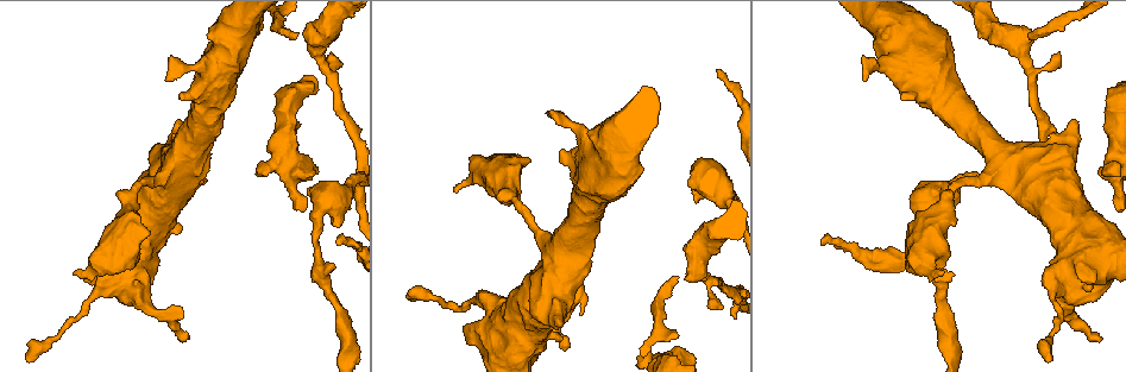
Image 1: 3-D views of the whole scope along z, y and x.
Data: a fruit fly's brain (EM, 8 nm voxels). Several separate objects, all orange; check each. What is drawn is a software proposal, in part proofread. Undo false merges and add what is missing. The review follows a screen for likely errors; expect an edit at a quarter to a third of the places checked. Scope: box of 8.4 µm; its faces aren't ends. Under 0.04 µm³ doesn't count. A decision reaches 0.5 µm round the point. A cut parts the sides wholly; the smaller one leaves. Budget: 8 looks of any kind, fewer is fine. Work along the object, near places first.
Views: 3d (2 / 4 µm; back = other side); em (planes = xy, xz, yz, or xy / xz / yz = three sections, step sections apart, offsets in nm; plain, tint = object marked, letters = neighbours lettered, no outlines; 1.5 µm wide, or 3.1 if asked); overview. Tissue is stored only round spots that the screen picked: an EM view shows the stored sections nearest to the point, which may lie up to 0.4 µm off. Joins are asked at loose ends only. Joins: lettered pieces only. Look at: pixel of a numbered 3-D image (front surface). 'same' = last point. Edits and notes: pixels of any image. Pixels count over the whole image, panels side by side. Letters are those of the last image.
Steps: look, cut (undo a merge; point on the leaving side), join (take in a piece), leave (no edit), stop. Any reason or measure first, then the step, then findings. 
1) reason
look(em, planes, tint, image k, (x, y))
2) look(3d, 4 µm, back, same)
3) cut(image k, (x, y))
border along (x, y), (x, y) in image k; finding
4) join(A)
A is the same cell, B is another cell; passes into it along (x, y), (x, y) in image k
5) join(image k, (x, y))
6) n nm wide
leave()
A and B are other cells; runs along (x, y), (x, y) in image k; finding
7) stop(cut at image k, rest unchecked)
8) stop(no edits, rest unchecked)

thick turns thin
look(3d, 4 µm, image 1, (132, 192))

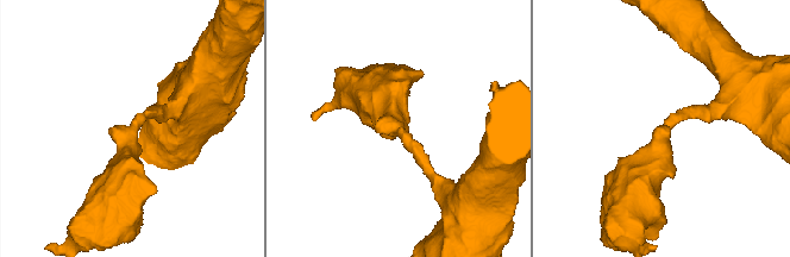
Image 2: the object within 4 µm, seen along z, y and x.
arms of 220, 440 nm; shape alone is not enough
look(em, yz, step 8, tint, image 2, (137, 124))

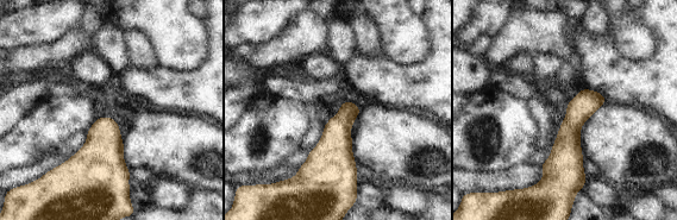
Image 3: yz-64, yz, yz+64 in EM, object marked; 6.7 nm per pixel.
look(em, yz, step 8, letters, same)

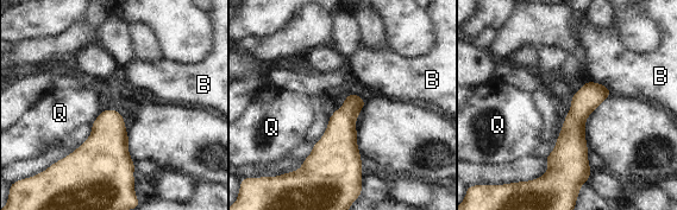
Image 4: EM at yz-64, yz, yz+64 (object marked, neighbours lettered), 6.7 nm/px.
B touches over 200 nm
leave()
B and Q are other cells; border along (588, 80), (602, 83), (613, 94) in image 4; continuous, no second neuron

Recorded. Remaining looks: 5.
an open end
look(3d, 4 µm, image 1, (456, 188))

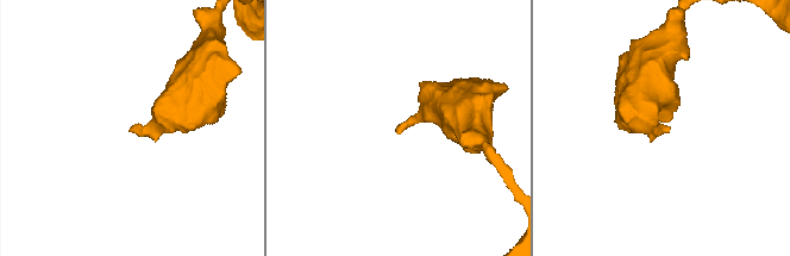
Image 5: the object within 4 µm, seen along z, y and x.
shape alone is not enough
look(em, planes, letters, image 5, (395, 130))

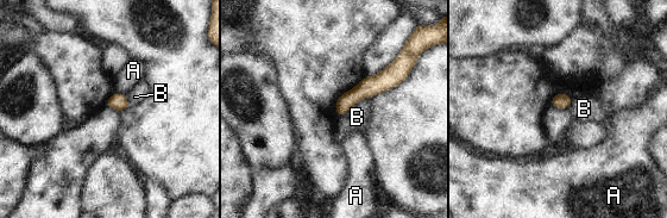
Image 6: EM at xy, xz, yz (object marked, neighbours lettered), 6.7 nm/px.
leave()
A and B are other cells; border along (371, 97), (364, 97), (338, 117) in image 6; none of them fits

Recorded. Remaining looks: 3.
narrows sharply
look(3d, 2 µm, back, image 1, (315, 245))

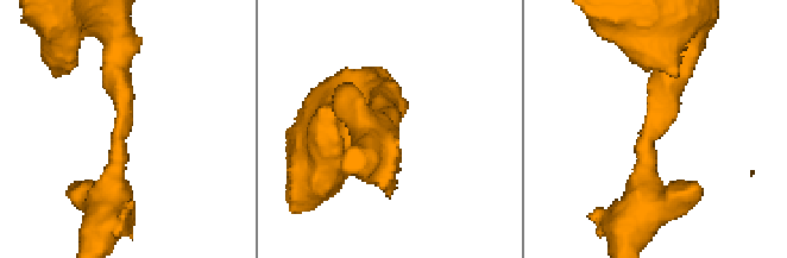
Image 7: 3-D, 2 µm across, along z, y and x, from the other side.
arms of 280, 280 nm; need the tissue
look(em, yz, step 8, letters, image 7, (653, 134))

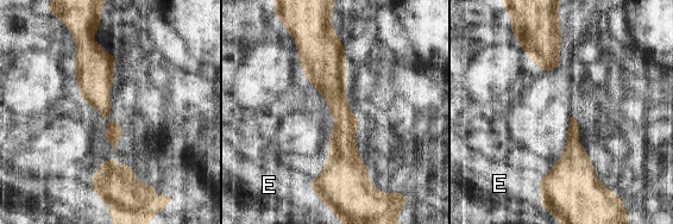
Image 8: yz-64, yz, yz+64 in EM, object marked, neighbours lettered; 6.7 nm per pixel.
leave()
E is another cell; border along (539, 179), (540, 191) in image 8; continuous, no second neuron

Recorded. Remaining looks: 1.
stop(no edits, rest unchecked)

